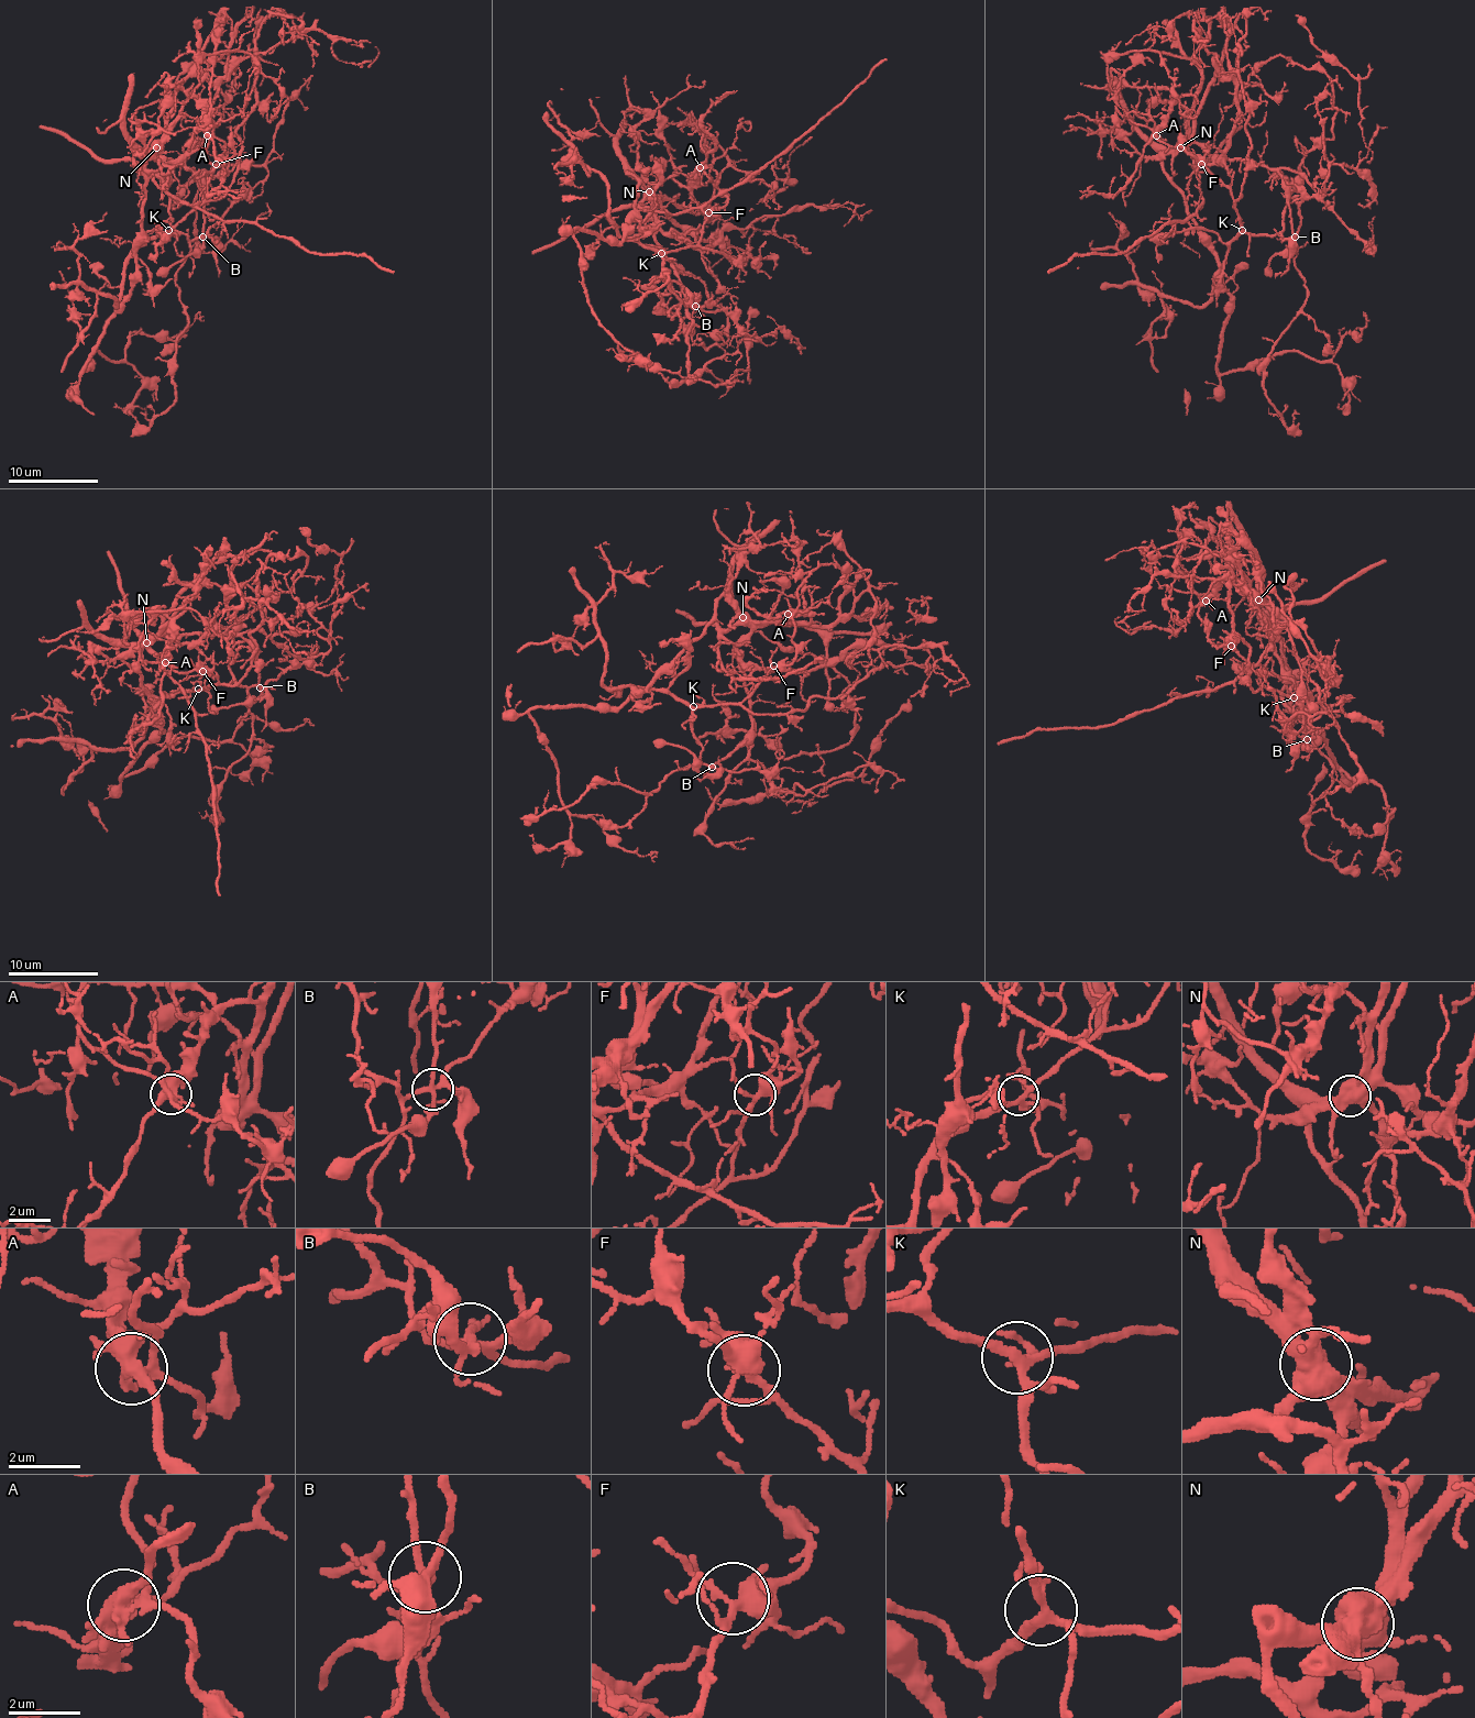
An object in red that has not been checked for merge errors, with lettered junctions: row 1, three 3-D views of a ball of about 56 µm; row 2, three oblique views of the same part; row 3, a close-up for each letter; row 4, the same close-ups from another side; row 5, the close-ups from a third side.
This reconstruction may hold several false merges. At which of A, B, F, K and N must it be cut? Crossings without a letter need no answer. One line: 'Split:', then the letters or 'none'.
Split: A, B, N

